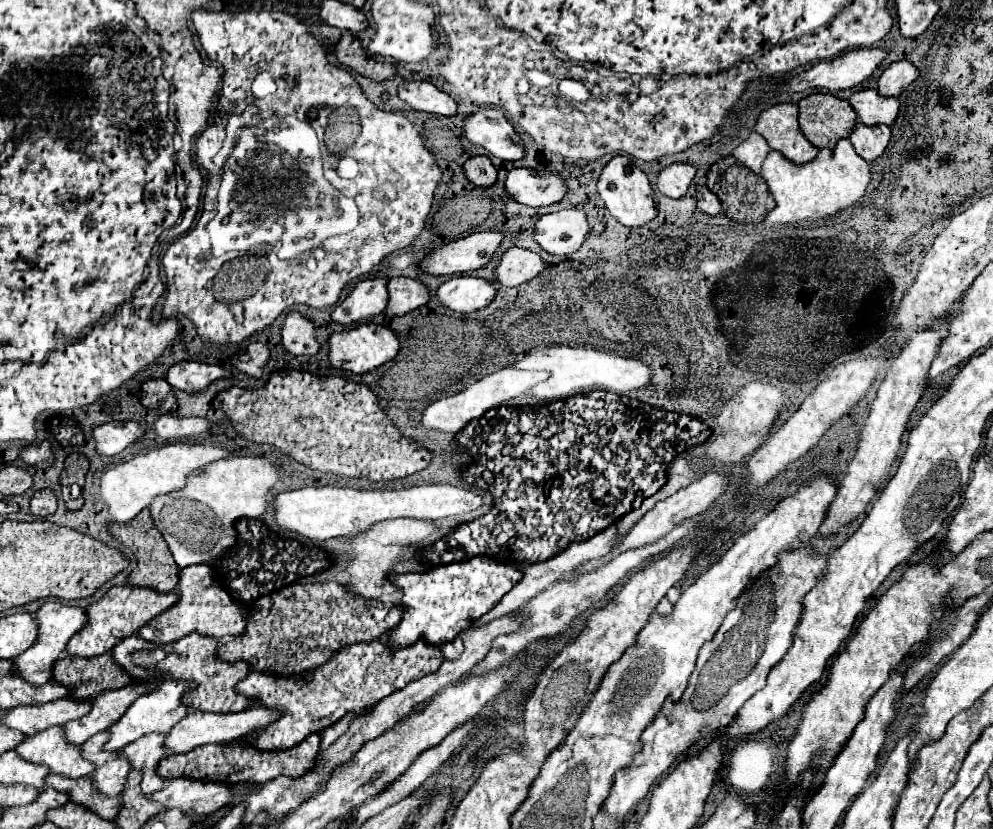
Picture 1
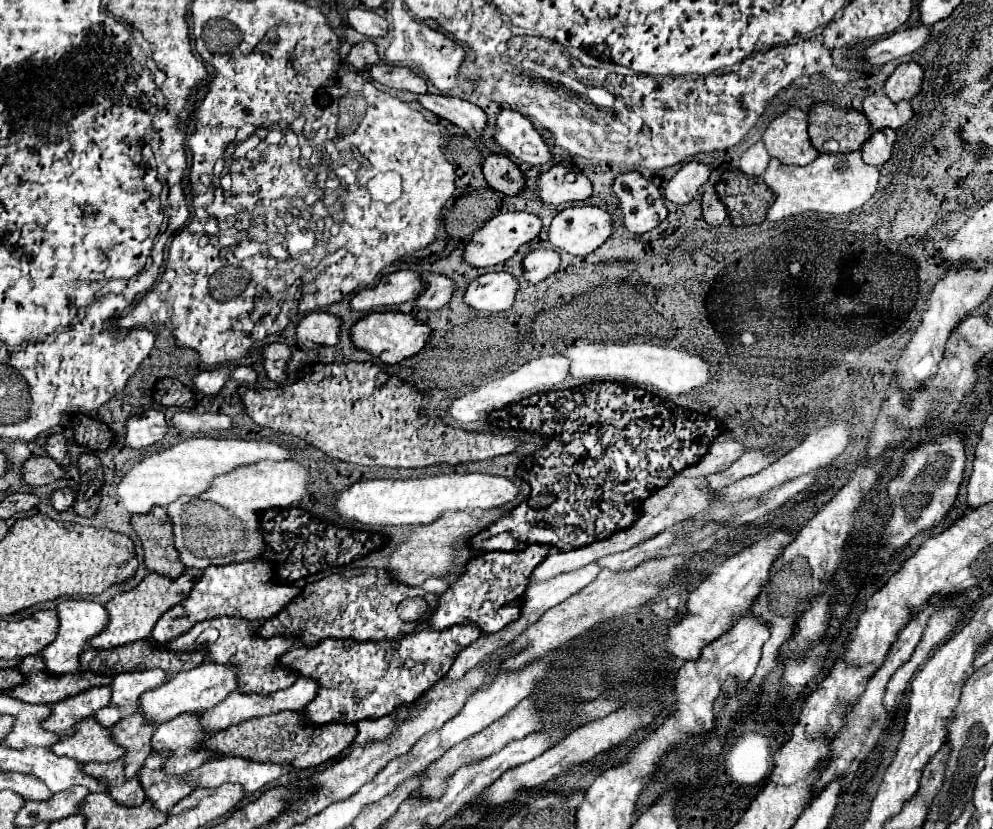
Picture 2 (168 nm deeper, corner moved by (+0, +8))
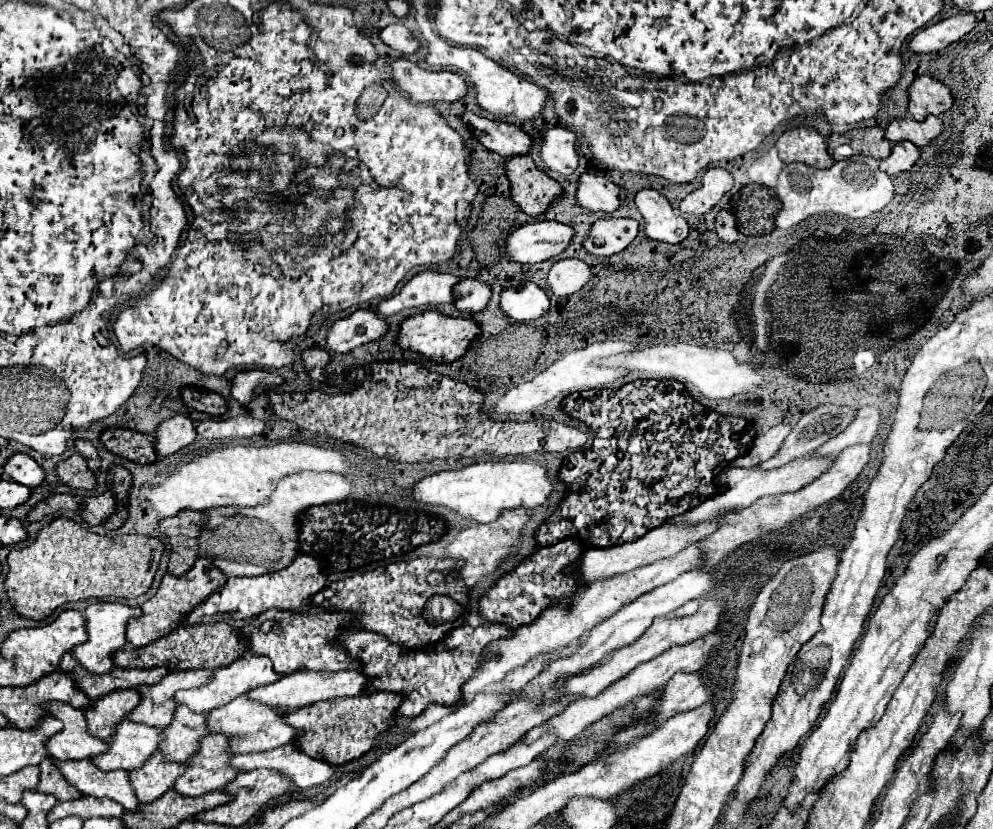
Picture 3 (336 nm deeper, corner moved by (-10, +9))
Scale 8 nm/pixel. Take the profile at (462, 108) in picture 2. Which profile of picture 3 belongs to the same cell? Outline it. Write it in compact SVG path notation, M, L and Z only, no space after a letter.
M466 113L462 117L462 121L470 127L470 131L474 131L474 129L486 131L486 135L478 137L478 141L488 151L494 151L494 153L504 155L508 159L516 157L516 155L528 155L530 153L532 137L510 123L490 121L490 119L484 119L484 117L474 115L474 113Z

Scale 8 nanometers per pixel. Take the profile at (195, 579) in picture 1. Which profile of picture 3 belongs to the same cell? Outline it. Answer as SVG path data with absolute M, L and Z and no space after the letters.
M300 555L296 561L278 573L268 573L262 577L230 577L228 583L210 595L198 609L186 617L186 623L214 623L214 621L244 621L250 617L258 617L258 613L264 613L268 609L280 609L280 611L310 611L312 609L312 597L326 587L326 571L322 569L322 563L314 559L312 555Z

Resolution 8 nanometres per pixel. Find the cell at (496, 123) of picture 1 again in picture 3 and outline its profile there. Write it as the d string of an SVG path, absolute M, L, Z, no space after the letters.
M552 127L542 133L542 161L550 171L570 177L578 167L578 135L566 127Z

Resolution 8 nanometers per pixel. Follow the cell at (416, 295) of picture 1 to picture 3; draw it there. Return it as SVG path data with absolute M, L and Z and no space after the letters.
M462 279L454 287L454 293L458 297L456 307L462 313L478 313L478 311L482 311L488 305L490 297L492 297L490 285L478 281L478 279Z

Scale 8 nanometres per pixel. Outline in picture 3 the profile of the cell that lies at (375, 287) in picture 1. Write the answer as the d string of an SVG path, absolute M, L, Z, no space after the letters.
M422 271L414 275L398 295L384 299L378 305L378 313L382 317L392 317L402 309L422 307L422 305L440 305L454 303L454 285L458 285L460 277L438 271Z

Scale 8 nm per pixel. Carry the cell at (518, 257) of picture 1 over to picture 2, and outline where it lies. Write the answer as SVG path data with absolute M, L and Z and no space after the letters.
M544 248L530 250L524 256L522 266L524 266L524 274L522 274L524 280L528 280L528 282L540 282L548 274L552 274L552 272L556 272L560 268L560 256L558 256L558 252L544 250Z

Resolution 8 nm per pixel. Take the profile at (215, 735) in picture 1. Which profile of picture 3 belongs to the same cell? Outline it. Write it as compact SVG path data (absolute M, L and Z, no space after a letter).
M306 669L306 671L290 673L290 675L282 677L276 683L258 687L254 691L248 691L248 697L254 699L254 701L260 701L264 705L270 705L270 707L296 711L296 709L302 709L302 707L308 707L312 703L326 701L326 699L362 695L366 691L366 687L368 687L368 677L364 673L360 673L360 671L354 671L354 669L352 671L336 671L336 673L314 673L314 671Z

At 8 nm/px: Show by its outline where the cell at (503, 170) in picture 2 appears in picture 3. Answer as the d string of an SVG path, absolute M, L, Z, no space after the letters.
M528 155L510 159L506 163L506 175L512 185L512 201L530 217L546 213L554 199L564 195L564 189L540 171Z

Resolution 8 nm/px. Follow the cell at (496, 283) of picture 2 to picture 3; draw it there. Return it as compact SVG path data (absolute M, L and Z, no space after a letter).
M524 283L518 289L506 289L500 297L502 311L514 321L534 321L548 313L550 299L534 283Z

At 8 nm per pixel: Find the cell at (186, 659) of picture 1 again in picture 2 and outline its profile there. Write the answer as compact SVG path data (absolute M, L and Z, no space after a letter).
M212 618L212 620L204 620L198 622L196 626L192 626L188 632L184 632L182 636L174 638L172 642L186 642L186 640L196 640L200 636L202 630L206 628L216 628L220 632L218 640L214 644L206 644L202 646L204 652L208 652L208 660L216 662L216 664L232 664L238 668L236 674L236 682L238 682L238 692L248 692L248 694L272 694L278 690L284 690L288 686L294 684L296 674L280 668L276 662L278 658L292 646L292 638L268 638L262 640L254 634L256 624L246 622L246 620L238 620L238 618Z

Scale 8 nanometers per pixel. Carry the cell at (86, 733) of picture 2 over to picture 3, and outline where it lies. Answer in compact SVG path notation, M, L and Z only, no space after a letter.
M126 719L116 727L114 737L108 741L108 753L94 757L92 761L104 771L134 771L142 767L154 751L158 751L160 739L160 729Z

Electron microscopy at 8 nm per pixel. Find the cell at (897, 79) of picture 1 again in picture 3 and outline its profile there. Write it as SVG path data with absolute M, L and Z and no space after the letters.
M920 75L914 79L914 83L910 87L908 111L914 115L916 121L924 121L928 115L940 117L952 105L954 105L954 97L944 83L932 79L928 75Z

